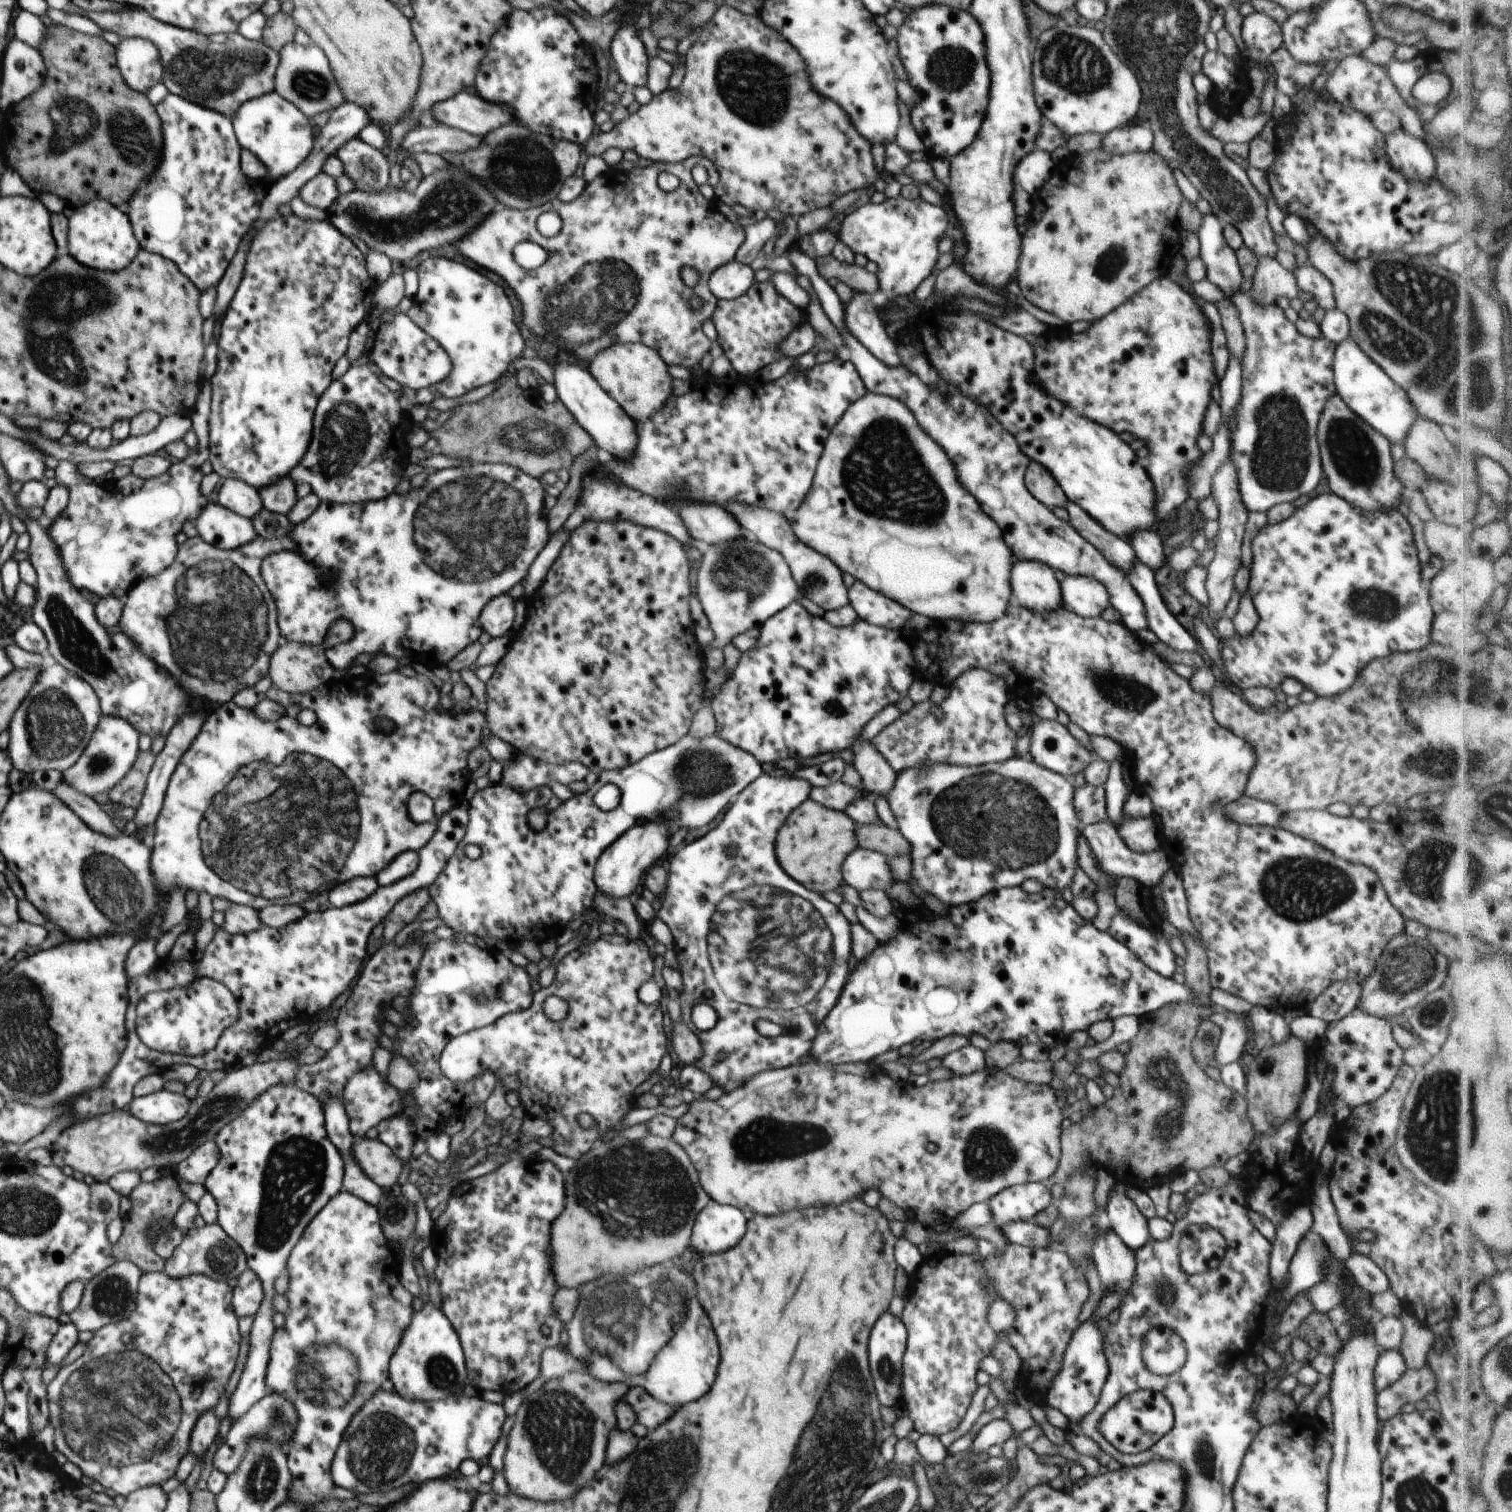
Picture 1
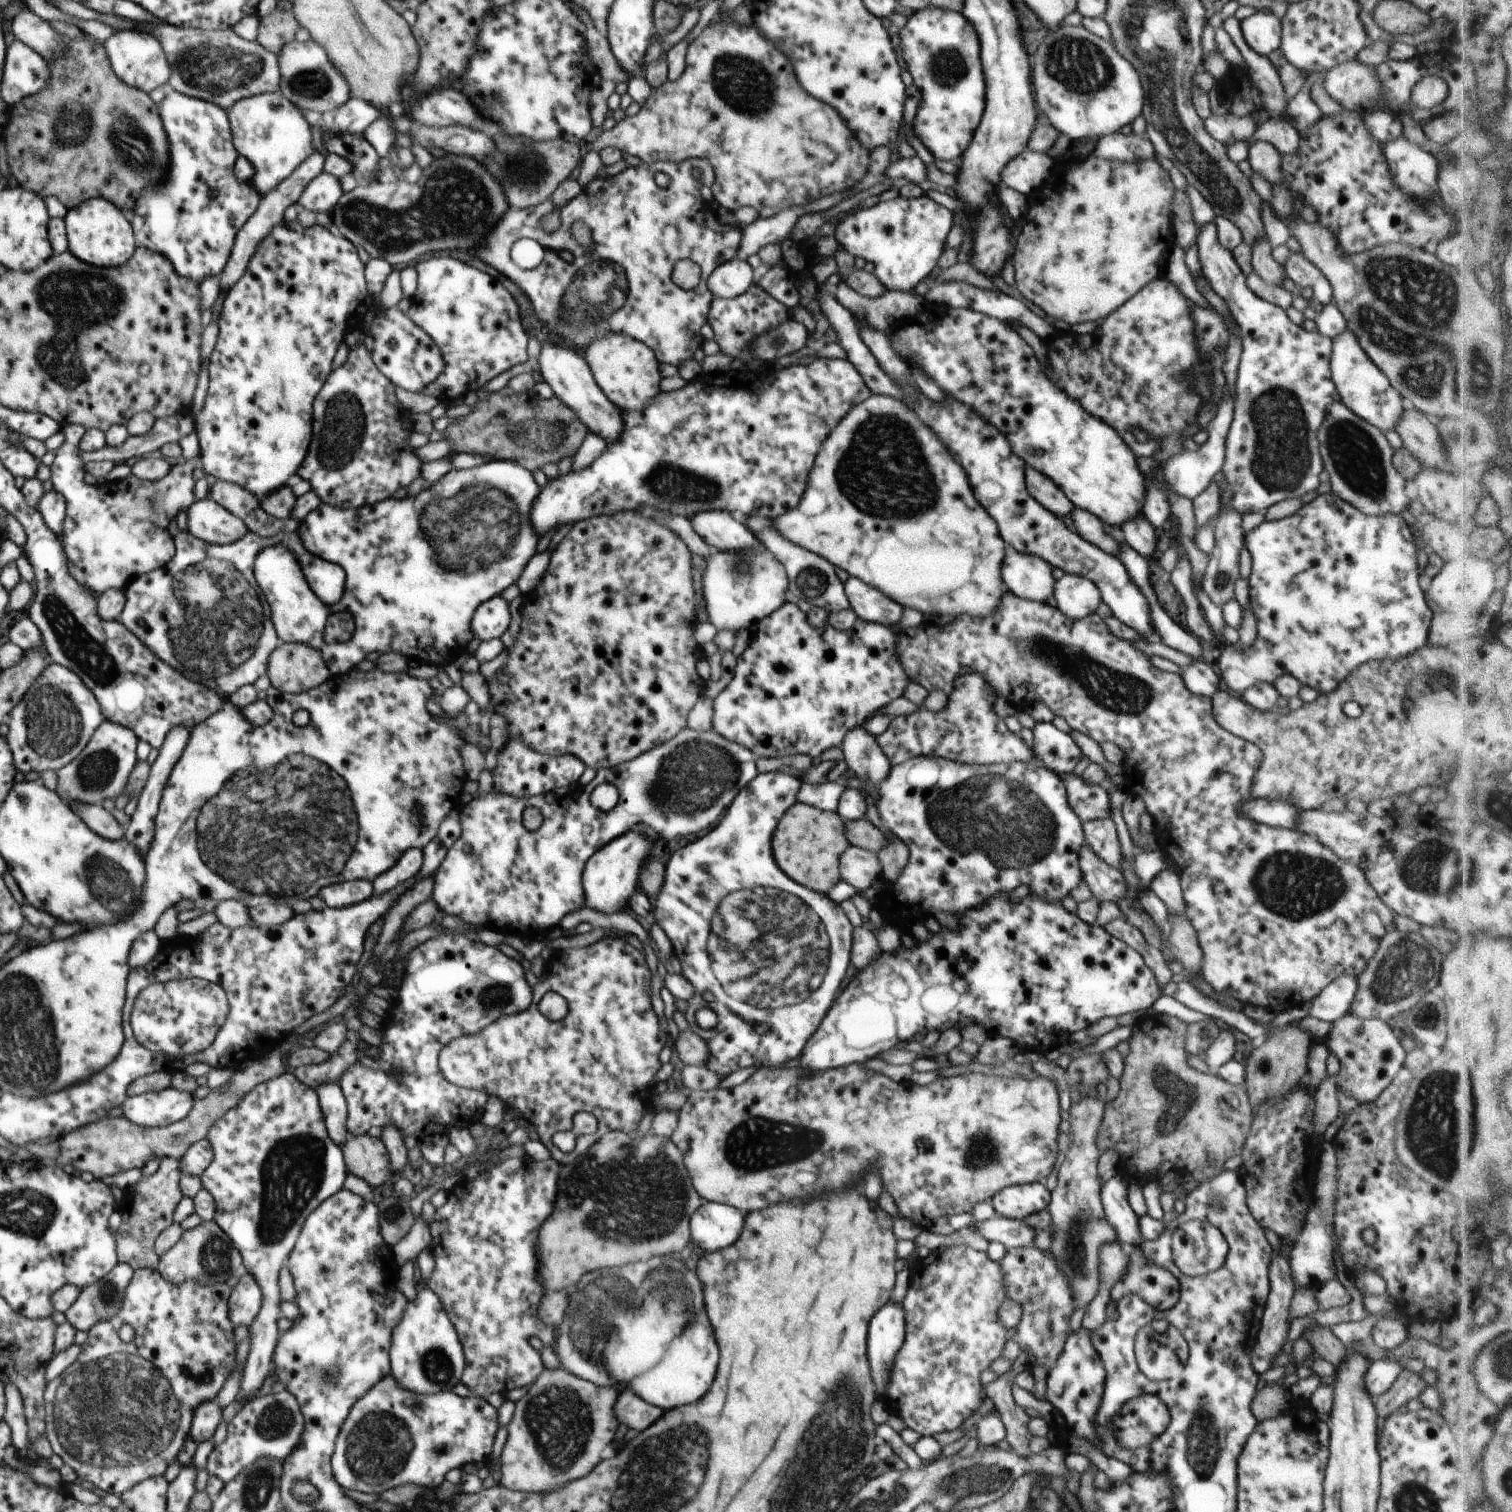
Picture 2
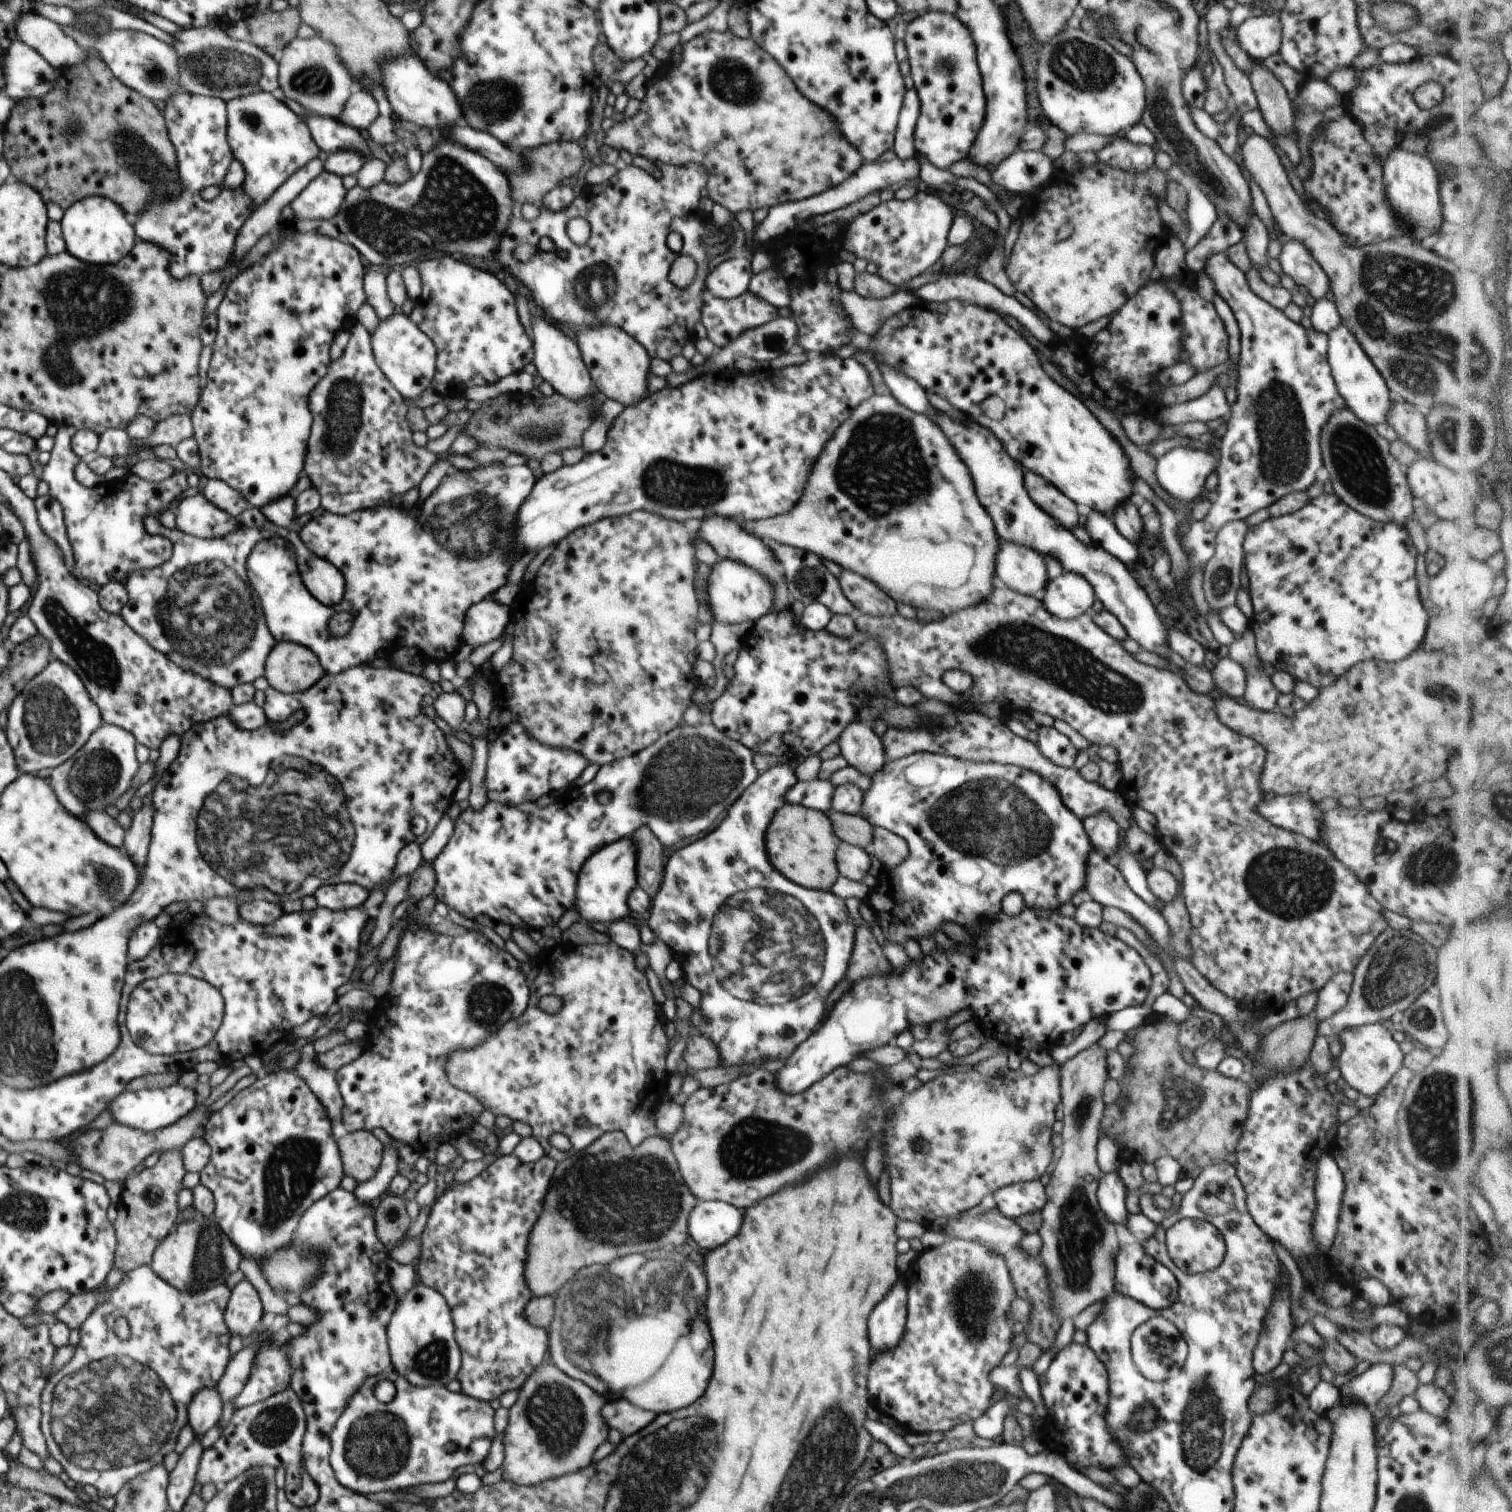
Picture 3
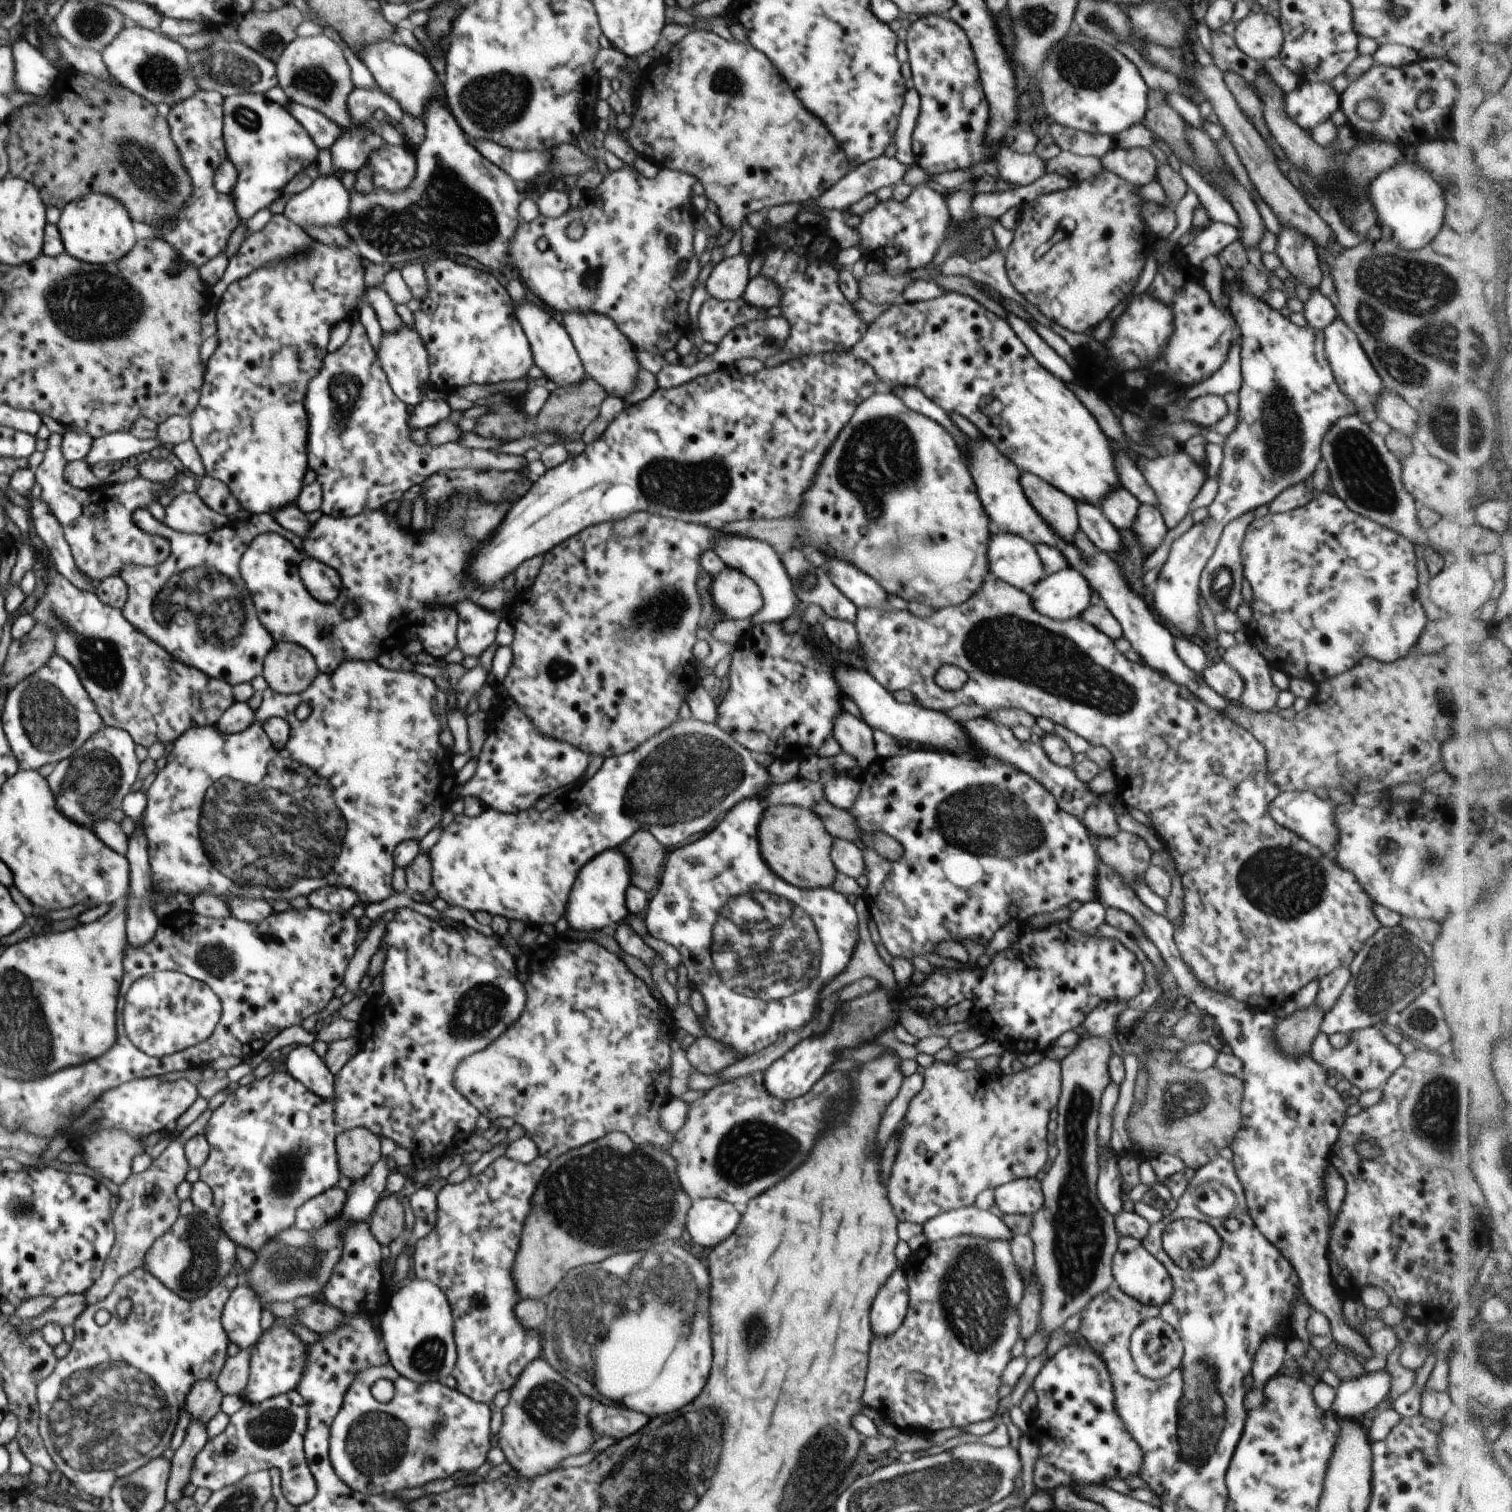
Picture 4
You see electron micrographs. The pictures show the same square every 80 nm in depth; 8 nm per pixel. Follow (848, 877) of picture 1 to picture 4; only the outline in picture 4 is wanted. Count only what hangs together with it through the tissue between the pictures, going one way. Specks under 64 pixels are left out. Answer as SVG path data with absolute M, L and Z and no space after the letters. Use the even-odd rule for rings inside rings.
M833 838L834 843L830 852L830 859L837 869L837 873L846 874L851 878L859 878L865 873L862 850L849 842L840 838Z

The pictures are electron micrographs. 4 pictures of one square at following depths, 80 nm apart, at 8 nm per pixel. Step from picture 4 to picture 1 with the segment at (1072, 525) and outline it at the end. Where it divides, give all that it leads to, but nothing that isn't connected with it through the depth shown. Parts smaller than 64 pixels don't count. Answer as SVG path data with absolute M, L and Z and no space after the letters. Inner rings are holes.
M1031 462L1025 473L1026 489L1046 508L1064 513L1068 498L1056 480L1038 462Z

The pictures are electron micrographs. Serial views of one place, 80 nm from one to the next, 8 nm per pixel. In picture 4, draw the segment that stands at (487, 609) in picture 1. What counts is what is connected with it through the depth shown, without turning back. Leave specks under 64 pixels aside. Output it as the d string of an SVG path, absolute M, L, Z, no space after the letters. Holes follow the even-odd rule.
M462 602L458 606L456 646L463 656L479 658L496 641L498 624L507 617L507 607L491 612L474 602Z

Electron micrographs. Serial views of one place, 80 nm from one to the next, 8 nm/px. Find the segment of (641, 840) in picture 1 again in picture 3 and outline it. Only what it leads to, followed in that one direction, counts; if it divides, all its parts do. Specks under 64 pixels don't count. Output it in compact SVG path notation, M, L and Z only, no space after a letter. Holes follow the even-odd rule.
M631 837L600 848L582 866L578 874L576 900L574 906L579 913L580 921L602 922L605 926L631 916L628 907L628 894L638 887L636 846Z

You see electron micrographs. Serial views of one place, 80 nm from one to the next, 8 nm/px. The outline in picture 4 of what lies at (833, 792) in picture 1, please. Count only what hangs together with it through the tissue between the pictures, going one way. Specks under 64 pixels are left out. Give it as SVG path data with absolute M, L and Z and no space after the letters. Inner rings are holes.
M676 718L670 726L631 752L604 759L600 770L577 787L575 793L566 800L567 809L578 816L554 814L550 822L550 810L544 812L548 814L548 824L554 826L552 830L534 830L534 822L540 822L540 812L536 812L533 807L516 814L502 814L492 808L485 808L477 818L469 818L466 814L456 815L444 828L436 846L430 848L431 886L437 889L438 897L446 901L448 906L460 906L470 913L484 911L492 917L499 915L508 921L520 920L526 927L540 929L544 924L555 925L564 917L568 896L580 870L598 854L622 845L638 830L650 830L656 841L666 851L670 851L690 840L690 836L712 828L712 824L724 812L740 804L744 798L760 798L767 807L791 805L812 809L812 806L825 799L823 791L822 782L810 782L799 777L790 782L774 784L767 768L758 764L754 754L715 723L699 722L694 718Z

